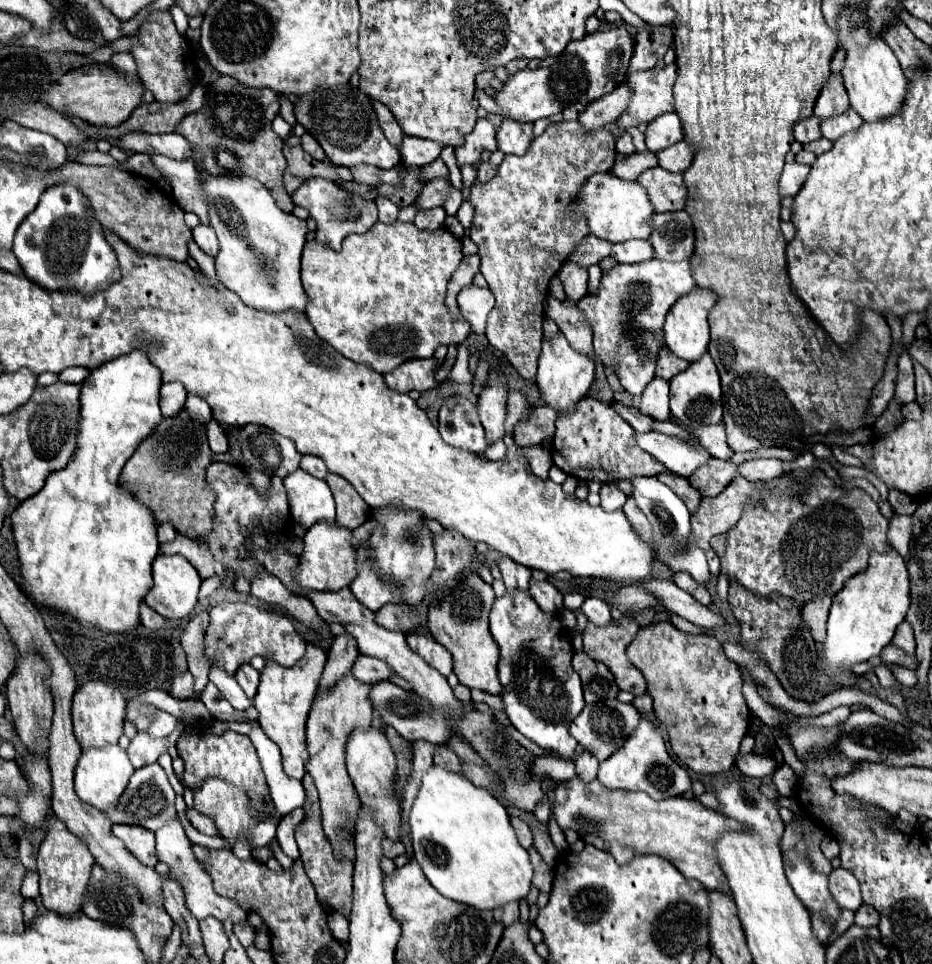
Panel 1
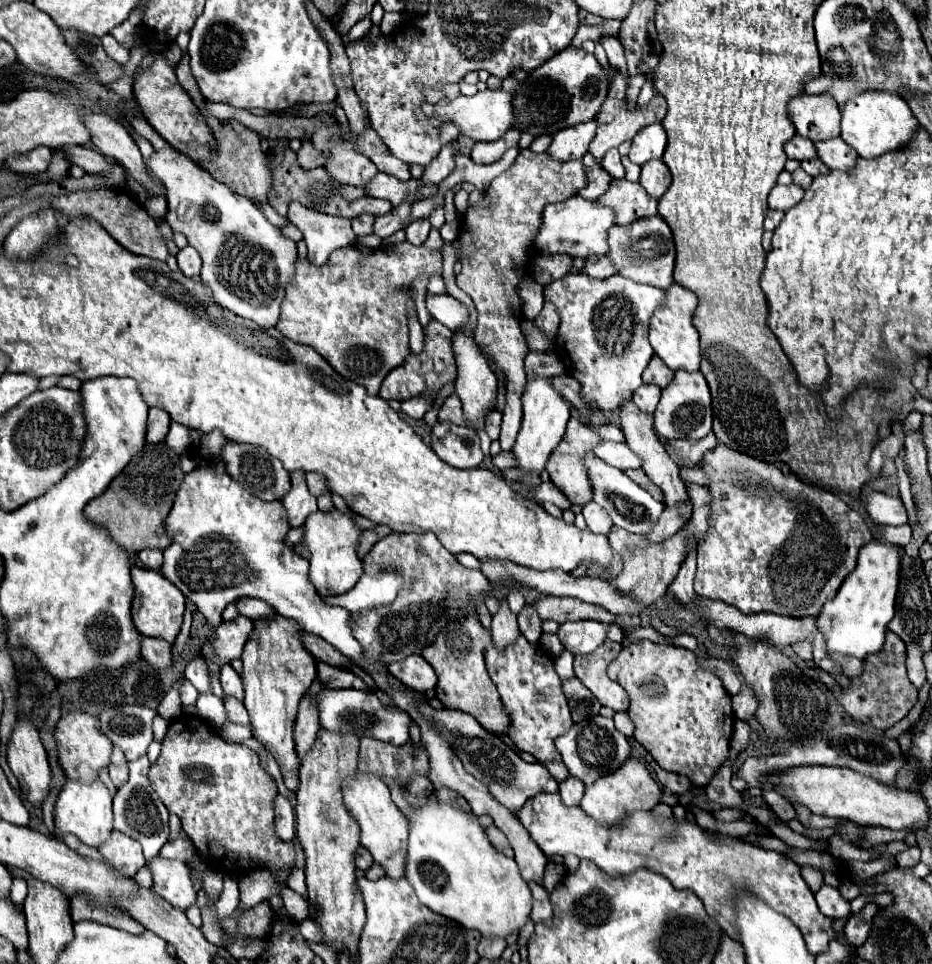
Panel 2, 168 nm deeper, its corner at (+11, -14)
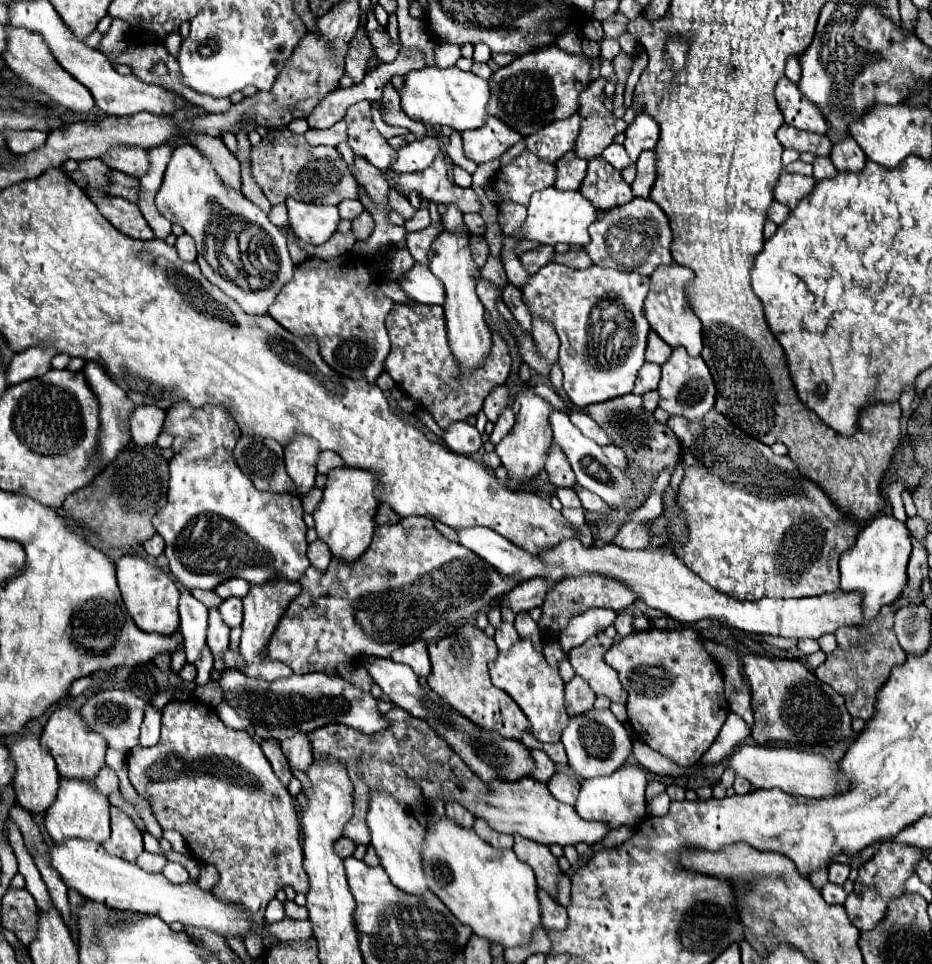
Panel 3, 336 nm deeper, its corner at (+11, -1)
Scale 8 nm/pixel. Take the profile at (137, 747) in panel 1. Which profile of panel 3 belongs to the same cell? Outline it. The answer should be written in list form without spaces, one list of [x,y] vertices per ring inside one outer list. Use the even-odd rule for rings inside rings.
[[[102,767],[100,773],[96,775],[96,787],[108,797],[112,791],[118,789],[118,777],[110,767]]]

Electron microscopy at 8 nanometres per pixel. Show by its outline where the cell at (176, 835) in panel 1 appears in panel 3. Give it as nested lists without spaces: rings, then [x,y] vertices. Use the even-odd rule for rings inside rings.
[[[166,863],[162,875],[170,881],[170,883],[188,883],[188,871],[180,865],[180,863]]]

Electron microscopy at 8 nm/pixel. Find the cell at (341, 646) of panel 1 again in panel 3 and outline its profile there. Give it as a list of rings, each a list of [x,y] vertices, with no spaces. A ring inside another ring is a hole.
[[[296,733],[294,737],[284,739],[280,747],[292,767],[304,771],[308,769],[308,763],[312,763],[312,745],[308,739],[308,733]]]

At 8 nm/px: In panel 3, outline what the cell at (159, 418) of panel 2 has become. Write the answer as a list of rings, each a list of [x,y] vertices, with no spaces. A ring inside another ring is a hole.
[[[142,405],[136,407],[132,421],[130,421],[130,431],[132,439],[136,445],[152,445],[158,439],[158,433],[162,431],[166,419],[166,411],[162,411],[156,405]]]

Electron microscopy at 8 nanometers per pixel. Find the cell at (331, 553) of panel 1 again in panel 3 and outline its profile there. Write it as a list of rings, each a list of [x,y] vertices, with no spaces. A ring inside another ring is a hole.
[[[340,467],[328,473],[324,497],[314,509],[314,521],[316,521],[318,539],[324,541],[330,547],[330,553],[342,563],[352,563],[360,559],[370,545],[374,533],[372,517],[376,515],[378,509],[374,487],[376,487],[376,477],[364,469]]]

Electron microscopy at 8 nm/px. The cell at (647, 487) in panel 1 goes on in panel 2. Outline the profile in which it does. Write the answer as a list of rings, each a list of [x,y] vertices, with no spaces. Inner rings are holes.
[[[584,454],[584,462],[588,470],[588,480],[592,482],[592,500],[598,502],[598,506],[602,506],[610,514],[614,526],[620,526],[634,534],[646,534],[662,514],[664,510],[662,502],[656,502],[644,488],[632,482],[622,470],[612,468],[610,464],[602,462],[598,456]]]

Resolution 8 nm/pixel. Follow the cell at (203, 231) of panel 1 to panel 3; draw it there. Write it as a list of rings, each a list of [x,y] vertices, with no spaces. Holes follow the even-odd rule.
[[[186,233],[176,239],[176,249],[178,249],[178,257],[180,257],[182,261],[196,261],[196,257],[198,257],[192,237],[188,237]]]

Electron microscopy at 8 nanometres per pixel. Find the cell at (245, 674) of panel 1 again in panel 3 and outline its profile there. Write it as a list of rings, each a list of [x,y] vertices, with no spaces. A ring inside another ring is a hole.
[[[210,609],[210,625],[208,625],[208,647],[214,655],[214,669],[226,669],[222,655],[228,651],[228,633],[230,629],[224,625],[218,609]]]

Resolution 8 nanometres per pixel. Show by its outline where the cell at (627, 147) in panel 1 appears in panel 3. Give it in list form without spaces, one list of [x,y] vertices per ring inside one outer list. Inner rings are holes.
[[[612,143],[612,145],[608,145],[606,149],[604,149],[604,153],[602,153],[602,157],[610,163],[610,165],[614,165],[616,169],[624,169],[624,167],[628,167],[628,165],[632,165],[632,159],[628,157],[628,153],[626,153],[626,149],[624,149],[624,145],[618,145],[618,143]]]

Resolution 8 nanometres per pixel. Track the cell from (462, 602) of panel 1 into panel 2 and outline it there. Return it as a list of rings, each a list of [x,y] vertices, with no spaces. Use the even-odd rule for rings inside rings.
[[[468,616],[458,624],[452,624],[450,628],[442,630],[434,640],[434,644],[424,648],[422,656],[438,676],[436,698],[446,708],[472,714],[484,726],[484,730],[492,734],[508,734],[508,726],[510,726],[508,712],[504,710],[504,704],[500,702],[500,694],[494,682],[488,678],[484,666],[484,650],[488,646],[492,646],[490,632],[478,622],[476,616]]]

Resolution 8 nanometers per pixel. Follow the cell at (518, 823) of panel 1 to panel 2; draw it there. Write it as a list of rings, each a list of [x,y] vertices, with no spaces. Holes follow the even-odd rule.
[[[488,826],[488,828],[486,828],[486,836],[488,836],[490,844],[492,844],[498,852],[502,852],[502,854],[504,854],[504,856],[508,856],[508,858],[512,858],[512,856],[514,856],[514,852],[512,852],[512,848],[510,848],[510,844],[508,844],[506,836],[504,836],[496,826]]]

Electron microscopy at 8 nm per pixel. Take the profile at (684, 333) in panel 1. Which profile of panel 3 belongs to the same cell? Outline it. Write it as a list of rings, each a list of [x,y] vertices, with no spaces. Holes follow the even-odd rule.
[[[668,265],[660,267],[650,275],[652,281],[652,291],[648,293],[644,301],[644,313],[650,323],[650,327],[670,345],[670,347],[684,347],[688,355],[696,357],[702,351],[702,323],[688,305],[686,297],[686,285],[694,279],[694,273],[688,267],[682,265]]]

